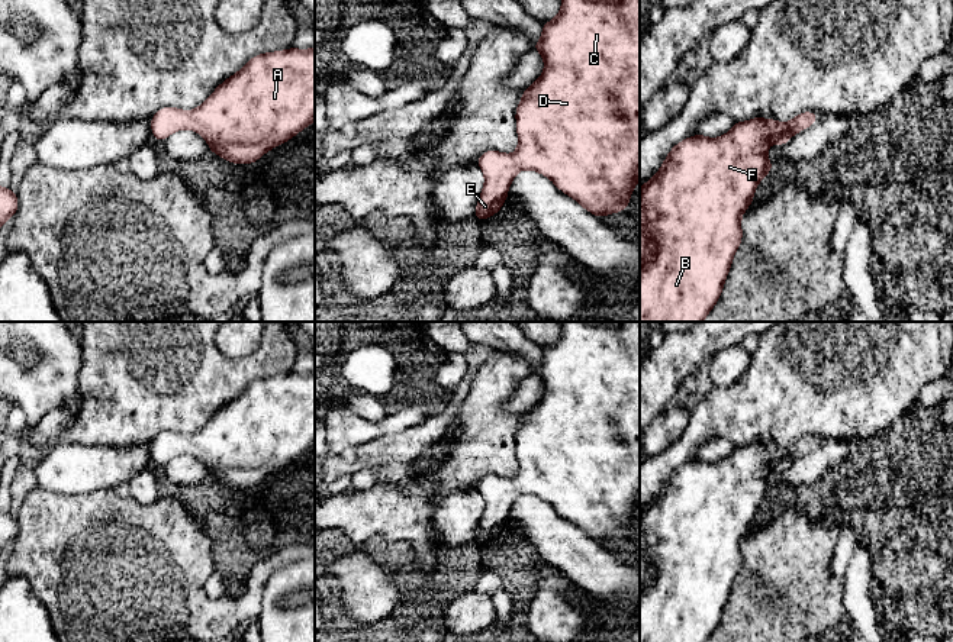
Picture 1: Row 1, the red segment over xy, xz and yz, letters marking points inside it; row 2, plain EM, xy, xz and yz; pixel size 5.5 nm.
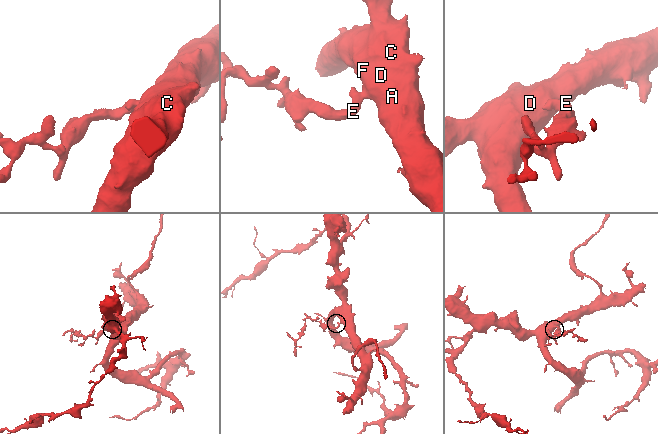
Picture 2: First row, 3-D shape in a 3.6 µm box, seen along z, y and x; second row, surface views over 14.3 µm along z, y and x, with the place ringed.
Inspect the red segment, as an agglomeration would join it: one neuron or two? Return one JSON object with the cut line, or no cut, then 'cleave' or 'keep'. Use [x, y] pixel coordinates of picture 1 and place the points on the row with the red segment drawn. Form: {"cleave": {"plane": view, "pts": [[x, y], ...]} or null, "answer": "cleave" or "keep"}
{"cleave": null, "answer": "keep"}

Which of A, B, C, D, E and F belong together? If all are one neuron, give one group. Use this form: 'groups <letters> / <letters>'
groups A B C D E F

